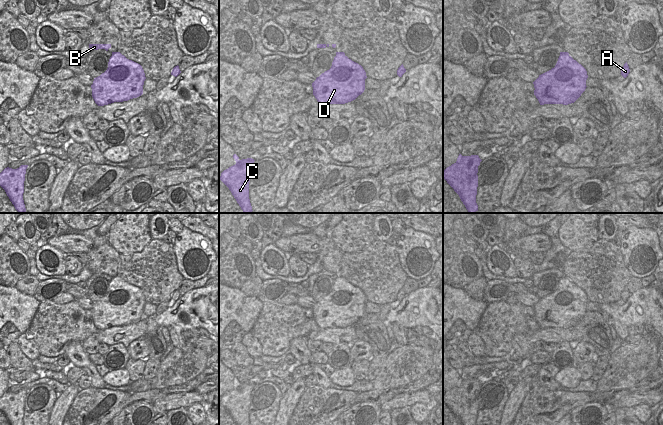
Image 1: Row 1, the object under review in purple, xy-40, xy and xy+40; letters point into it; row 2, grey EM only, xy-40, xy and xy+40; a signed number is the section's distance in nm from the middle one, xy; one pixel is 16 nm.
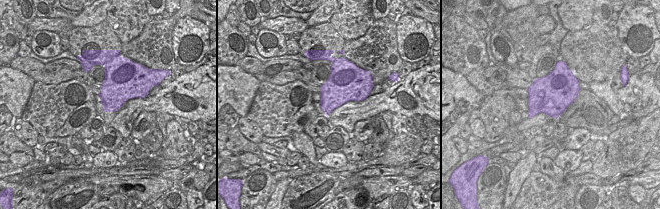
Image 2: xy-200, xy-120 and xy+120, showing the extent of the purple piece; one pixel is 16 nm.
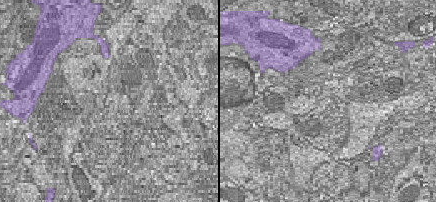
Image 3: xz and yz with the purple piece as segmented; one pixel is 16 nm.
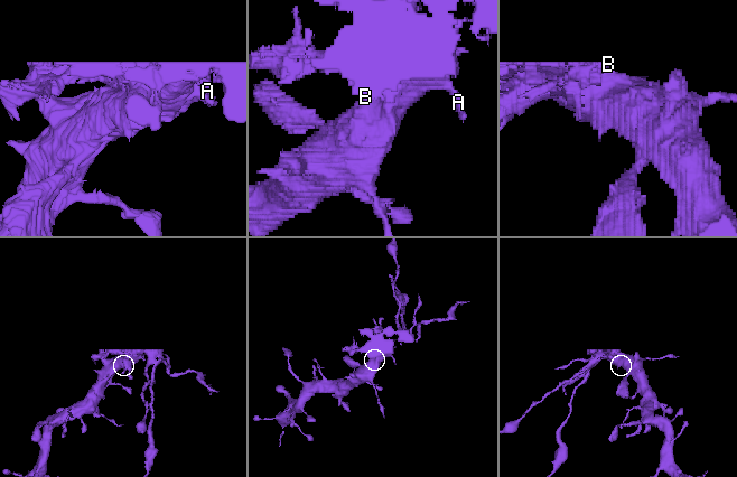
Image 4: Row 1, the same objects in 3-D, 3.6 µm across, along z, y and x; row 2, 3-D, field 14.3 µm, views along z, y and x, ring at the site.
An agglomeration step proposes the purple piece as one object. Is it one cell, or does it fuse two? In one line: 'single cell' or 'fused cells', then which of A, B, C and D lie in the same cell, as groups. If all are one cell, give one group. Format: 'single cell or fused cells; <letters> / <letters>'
fused cells; A C D / B

